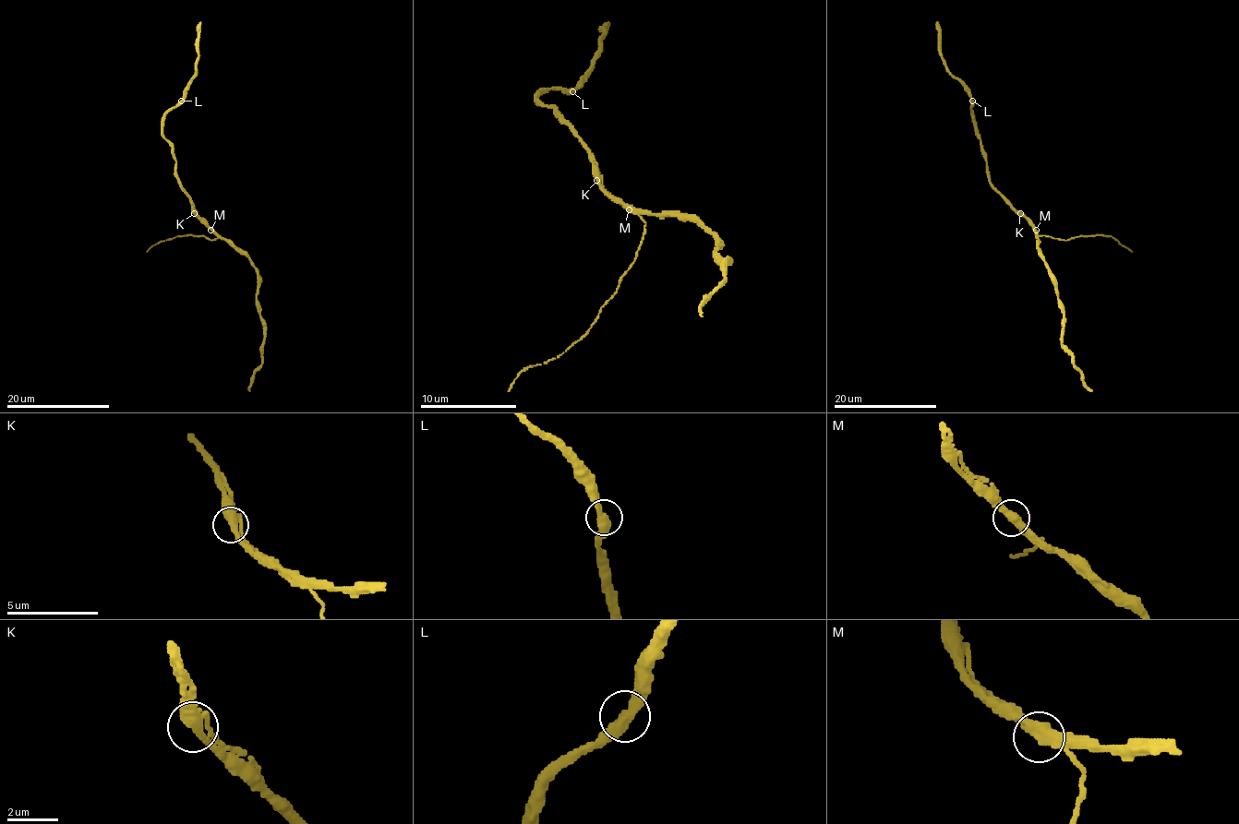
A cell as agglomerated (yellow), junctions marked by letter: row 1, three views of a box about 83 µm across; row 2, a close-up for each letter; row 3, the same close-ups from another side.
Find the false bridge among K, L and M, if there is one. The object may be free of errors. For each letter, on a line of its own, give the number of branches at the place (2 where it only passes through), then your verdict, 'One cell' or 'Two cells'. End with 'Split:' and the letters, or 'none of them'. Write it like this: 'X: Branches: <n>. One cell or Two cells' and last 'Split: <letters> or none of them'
K: Branches: 2. One cell
L: Branches: 2. One cell
M: Branches: 2. One cell
Split: none of them

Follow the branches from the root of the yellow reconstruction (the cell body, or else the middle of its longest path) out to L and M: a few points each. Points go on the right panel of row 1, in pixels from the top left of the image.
L: (1017, 211), (991, 183), (986, 159), (971, 111), (972, 101)
M: (1017, 211), (1035, 229)

